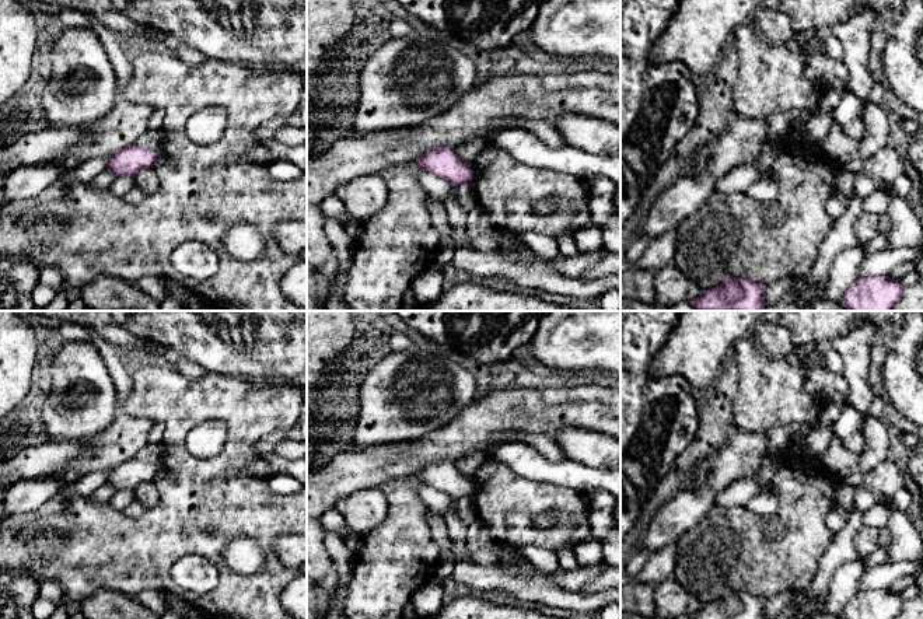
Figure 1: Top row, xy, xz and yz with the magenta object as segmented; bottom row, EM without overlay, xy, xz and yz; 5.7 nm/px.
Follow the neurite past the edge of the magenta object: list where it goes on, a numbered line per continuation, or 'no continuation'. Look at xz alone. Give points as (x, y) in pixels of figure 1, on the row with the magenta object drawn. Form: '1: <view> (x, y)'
no continuation

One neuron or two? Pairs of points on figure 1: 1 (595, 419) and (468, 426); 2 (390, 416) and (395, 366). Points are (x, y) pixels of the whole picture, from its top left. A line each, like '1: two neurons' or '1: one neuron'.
1: one neuron
2: one neuron

